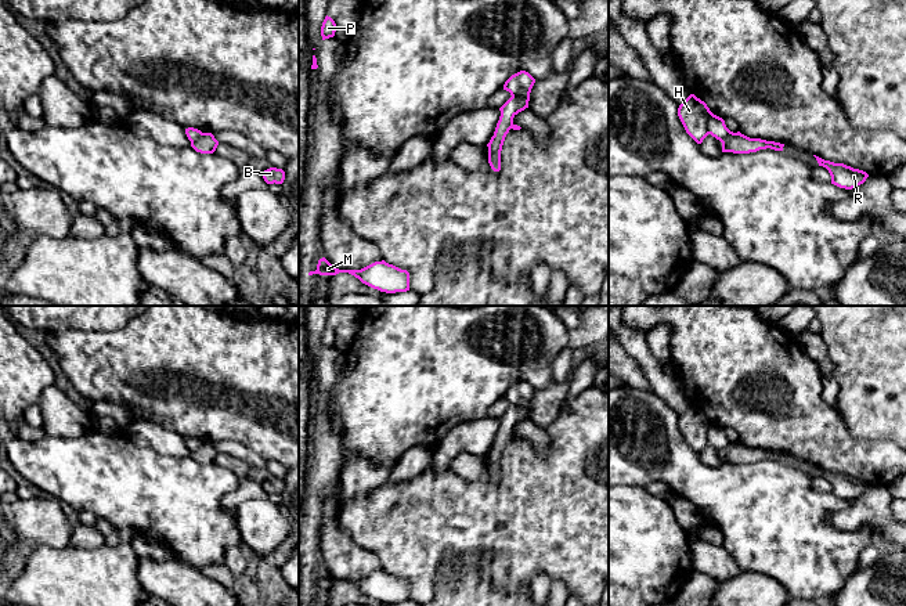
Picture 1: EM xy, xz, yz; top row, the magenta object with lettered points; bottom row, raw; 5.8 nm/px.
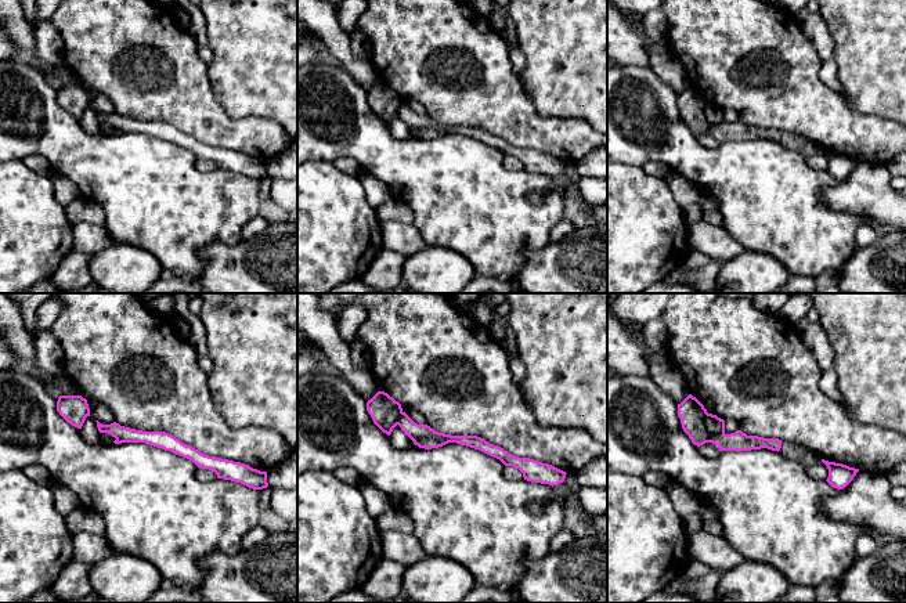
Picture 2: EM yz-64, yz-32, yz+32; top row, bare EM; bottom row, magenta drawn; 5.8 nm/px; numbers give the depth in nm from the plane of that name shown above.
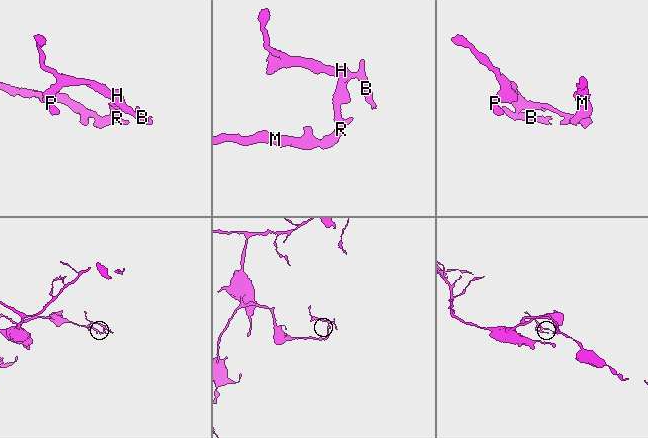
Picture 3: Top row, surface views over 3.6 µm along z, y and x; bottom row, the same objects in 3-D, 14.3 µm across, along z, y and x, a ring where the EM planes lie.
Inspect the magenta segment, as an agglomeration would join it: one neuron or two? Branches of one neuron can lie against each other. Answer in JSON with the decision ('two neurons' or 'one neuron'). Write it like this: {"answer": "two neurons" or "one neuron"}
{"answer": "two neurons"}

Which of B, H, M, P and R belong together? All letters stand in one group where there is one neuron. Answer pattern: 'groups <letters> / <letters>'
groups B H P / M R

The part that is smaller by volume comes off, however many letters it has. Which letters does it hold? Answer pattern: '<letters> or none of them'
B, H, P

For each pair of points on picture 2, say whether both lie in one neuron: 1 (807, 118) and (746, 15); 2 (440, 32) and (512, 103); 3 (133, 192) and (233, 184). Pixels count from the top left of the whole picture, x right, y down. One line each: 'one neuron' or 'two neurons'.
1: one neuron
2: one neuron
3: one neuron

